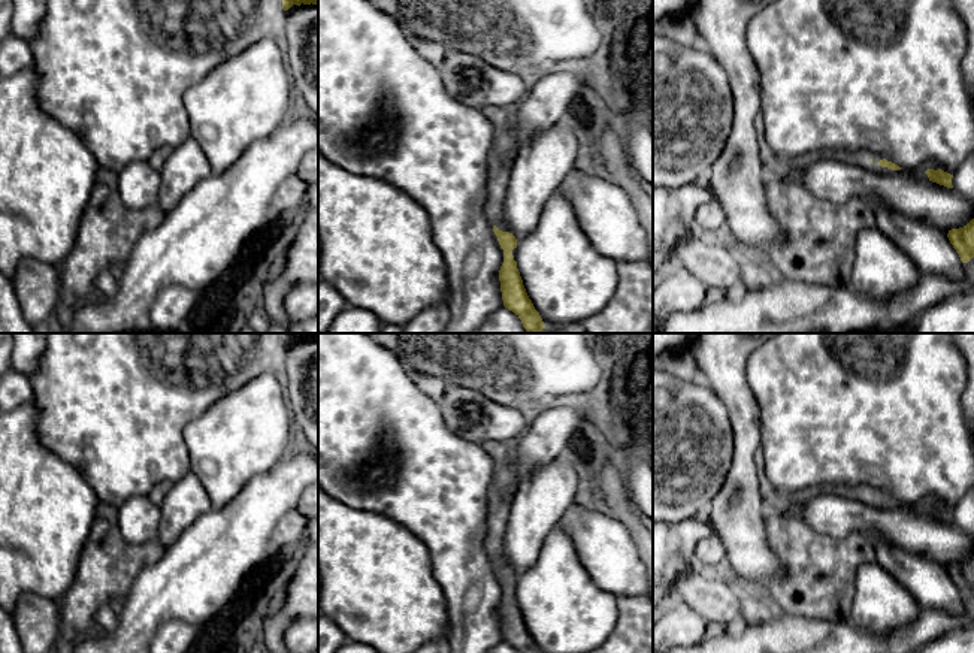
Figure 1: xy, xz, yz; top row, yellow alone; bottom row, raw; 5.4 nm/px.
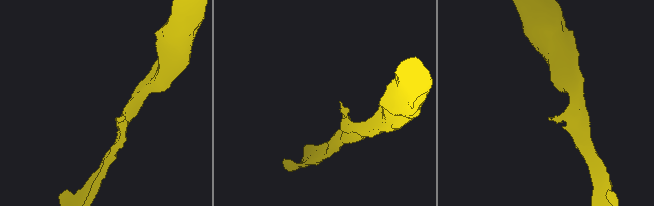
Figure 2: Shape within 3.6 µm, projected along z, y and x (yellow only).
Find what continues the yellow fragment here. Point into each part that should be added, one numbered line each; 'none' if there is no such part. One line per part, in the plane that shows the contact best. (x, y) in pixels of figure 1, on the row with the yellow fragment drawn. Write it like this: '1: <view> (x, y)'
1: yz (861, 157)

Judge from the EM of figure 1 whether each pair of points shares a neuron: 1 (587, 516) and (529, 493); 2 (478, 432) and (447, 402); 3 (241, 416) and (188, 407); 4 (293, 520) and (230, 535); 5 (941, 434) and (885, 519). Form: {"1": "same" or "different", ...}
{"1": "different", "2": "same", "3": "different", "4": "different", "5": "different"}

